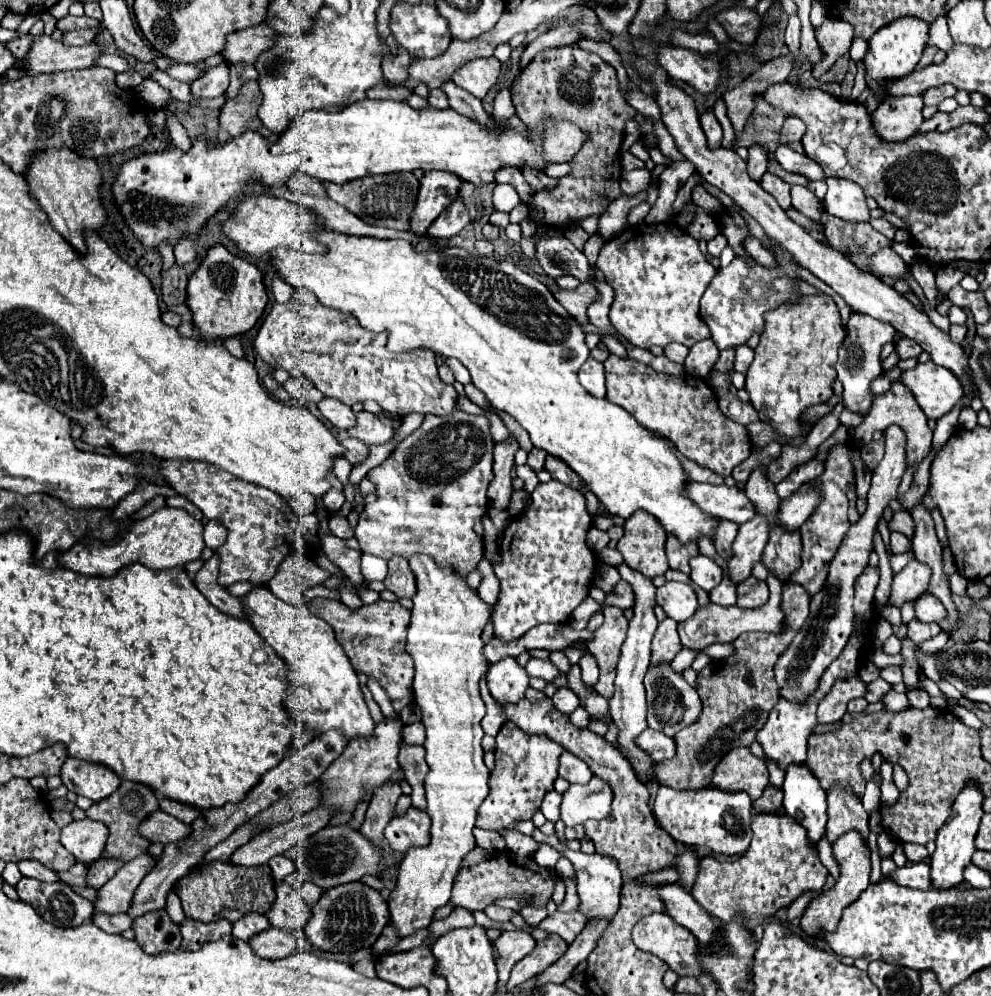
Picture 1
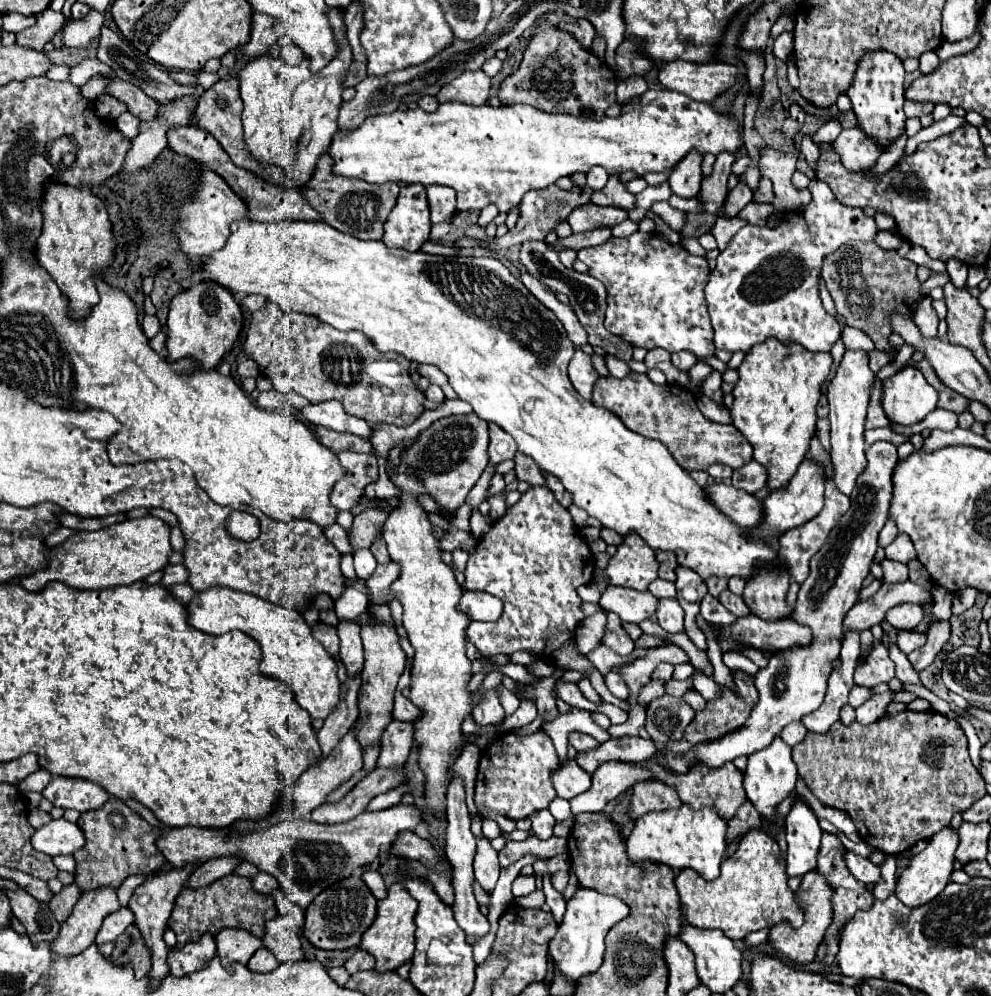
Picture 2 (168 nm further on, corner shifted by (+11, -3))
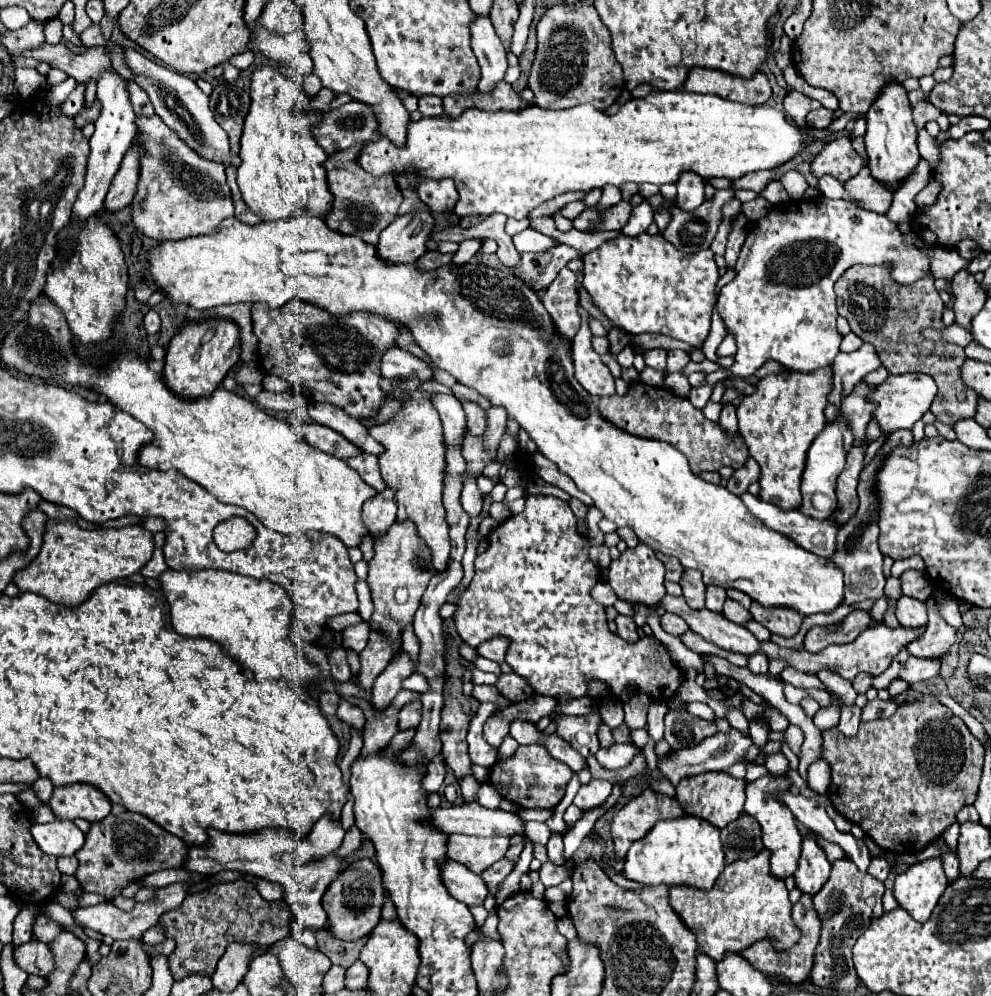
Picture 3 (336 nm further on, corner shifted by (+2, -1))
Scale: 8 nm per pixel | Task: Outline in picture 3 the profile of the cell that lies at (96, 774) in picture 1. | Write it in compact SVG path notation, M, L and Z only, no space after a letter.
M64 785L64 787L54 787L52 799L48 803L58 819L86 819L90 823L104 819L112 803L110 799L94 785Z

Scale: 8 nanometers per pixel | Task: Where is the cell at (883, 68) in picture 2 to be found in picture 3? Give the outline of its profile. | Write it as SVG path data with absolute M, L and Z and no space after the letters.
M890 81L882 87L882 93L878 93L876 101L866 113L866 155L868 155L868 167L876 179L886 183L890 189L896 187L896 183L904 181L914 165L920 159L918 147L916 147L916 125L912 121L912 107L908 101L908 93L902 87L902 83Z

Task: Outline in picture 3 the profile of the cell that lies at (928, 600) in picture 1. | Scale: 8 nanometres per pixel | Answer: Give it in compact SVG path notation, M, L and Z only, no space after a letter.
M902 595L896 603L896 619L900 621L902 627L924 627L926 613L928 613L926 603L922 603L914 597Z

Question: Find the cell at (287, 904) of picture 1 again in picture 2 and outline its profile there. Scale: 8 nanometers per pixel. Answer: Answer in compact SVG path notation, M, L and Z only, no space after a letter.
M277 917L265 923L265 939L263 945L269 949L275 957L277 963L297 963L303 961L303 949L299 941L299 929L293 921L293 917Z

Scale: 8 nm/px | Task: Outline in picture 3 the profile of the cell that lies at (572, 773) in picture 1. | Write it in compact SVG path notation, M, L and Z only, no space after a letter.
M590 779L590 783L580 785L576 797L574 797L574 805L580 809L592 809L598 807L600 803L604 803L608 799L612 791L612 783L610 781L602 781L602 779Z

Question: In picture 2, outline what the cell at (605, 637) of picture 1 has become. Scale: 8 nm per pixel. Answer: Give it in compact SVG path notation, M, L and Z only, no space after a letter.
M607 613L607 629L605 629L605 637L603 637L603 645L607 645L609 649L613 649L615 653L623 653L629 655L635 649L635 643L631 641L631 637L625 633L621 619L617 619L617 615Z

